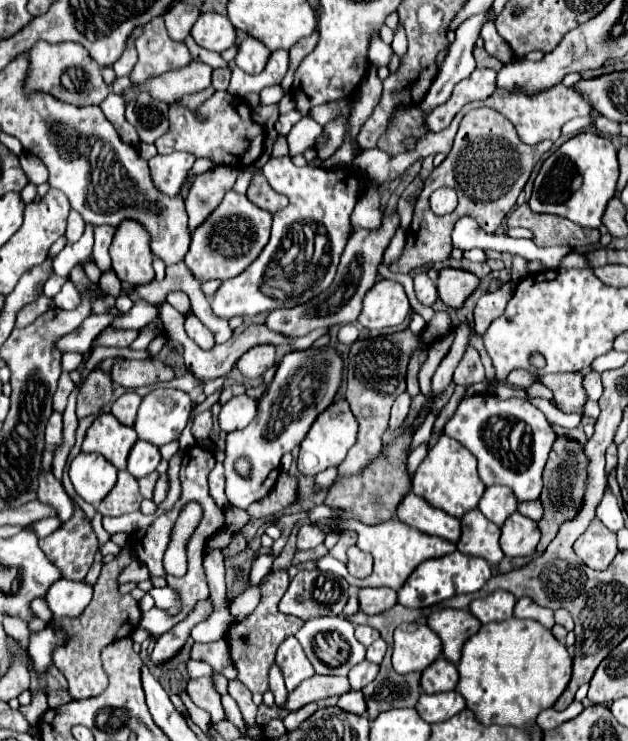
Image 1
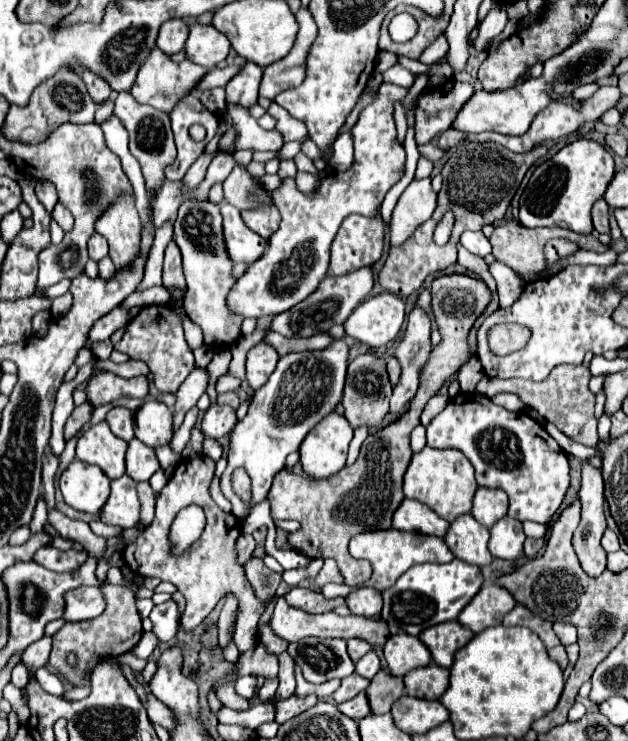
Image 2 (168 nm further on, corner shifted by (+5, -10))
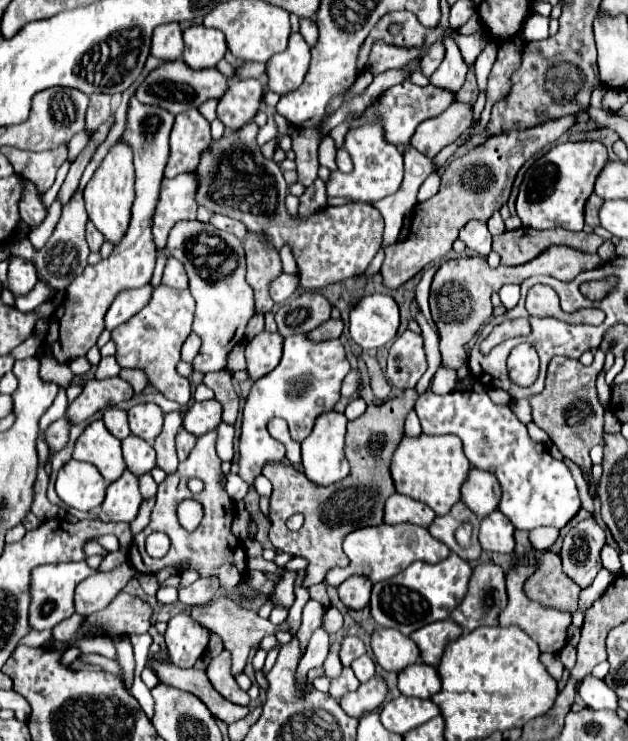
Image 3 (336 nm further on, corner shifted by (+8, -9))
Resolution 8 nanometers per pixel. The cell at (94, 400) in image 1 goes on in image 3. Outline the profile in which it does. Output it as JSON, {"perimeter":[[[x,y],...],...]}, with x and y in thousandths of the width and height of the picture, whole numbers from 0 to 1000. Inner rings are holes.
{"perimeter":[[[100,563],[100,565],[91,565],[88,571],[81,571],[72,582],[72,598],[81,609],[97,609],[107,598],[107,590],[110,590],[110,568]]]}

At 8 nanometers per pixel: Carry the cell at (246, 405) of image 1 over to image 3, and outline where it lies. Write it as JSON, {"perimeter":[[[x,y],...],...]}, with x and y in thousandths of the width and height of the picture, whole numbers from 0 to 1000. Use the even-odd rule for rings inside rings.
{"perimeter":[[[342,538],[307,544],[291,557],[291,579],[298,579],[314,590],[342,579],[349,571],[352,571],[352,547]]]}

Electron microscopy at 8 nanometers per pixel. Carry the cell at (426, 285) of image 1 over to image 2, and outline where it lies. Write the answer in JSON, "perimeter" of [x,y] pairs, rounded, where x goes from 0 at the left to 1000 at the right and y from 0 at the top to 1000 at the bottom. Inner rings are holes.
{"perimeter":[[[659,413],[650,424],[650,440],[643,456],[631,470],[631,483],[640,491],[640,510],[637,518],[627,524],[621,540],[621,556],[637,561],[650,543],[659,537],[666,526],[666,502],[682,486],[688,467],[685,467],[685,426],[675,416]]]}

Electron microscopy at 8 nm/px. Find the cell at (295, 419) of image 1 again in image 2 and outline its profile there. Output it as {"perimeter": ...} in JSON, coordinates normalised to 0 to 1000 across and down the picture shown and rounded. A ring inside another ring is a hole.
{"perimeter":[[[535,459],[516,472],[455,478],[443,486],[443,494],[427,510],[427,516],[404,529],[395,559],[376,572],[366,586],[363,632],[350,645],[354,667],[369,677],[373,696],[389,696],[392,683],[366,659],[369,637],[382,629],[392,632],[395,642],[401,645],[401,677],[417,677],[430,661],[433,645],[452,632],[455,615],[475,610],[487,586],[541,543],[551,494],[554,467],[548,459]]]}

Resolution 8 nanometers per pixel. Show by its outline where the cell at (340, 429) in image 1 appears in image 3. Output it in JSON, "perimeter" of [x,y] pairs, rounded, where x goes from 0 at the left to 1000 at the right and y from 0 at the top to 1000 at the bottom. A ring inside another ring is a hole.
{"perimeter":[[[524,555],[511,557],[502,568],[502,576],[495,587],[479,598],[479,611],[482,611],[482,633],[492,649],[502,655],[527,655],[556,641],[556,625],[546,614],[546,601],[549,601],[549,574],[553,565],[546,557]]]}

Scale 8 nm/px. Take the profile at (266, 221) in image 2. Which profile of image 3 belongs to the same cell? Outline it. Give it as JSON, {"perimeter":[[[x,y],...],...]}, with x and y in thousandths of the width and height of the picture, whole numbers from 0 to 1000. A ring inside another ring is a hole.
{"perimeter":[[[393,314],[393,320],[387,323],[387,333],[393,347],[393,382],[406,393],[409,422],[425,422],[435,417],[428,382],[441,377],[447,366],[447,350],[438,339],[428,339],[422,333],[422,325],[406,314]]]}

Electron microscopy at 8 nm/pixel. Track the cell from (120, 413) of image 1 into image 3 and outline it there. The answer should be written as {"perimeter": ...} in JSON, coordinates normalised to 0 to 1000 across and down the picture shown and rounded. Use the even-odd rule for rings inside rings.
{"perimeter":[[[174,549],[164,557],[164,571],[167,576],[177,582],[177,587],[183,587],[186,592],[199,592],[209,582],[205,582],[205,571],[202,571],[202,557],[183,549]]]}

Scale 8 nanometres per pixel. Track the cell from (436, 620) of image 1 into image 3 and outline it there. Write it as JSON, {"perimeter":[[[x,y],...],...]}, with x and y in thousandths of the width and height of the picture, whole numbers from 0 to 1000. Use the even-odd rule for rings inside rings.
{"perimeter":[[[705,835],[705,838],[686,841],[686,843],[677,843],[664,852],[658,852],[654,862],[664,868],[677,897],[699,900],[699,892],[702,892],[702,884],[705,884],[712,868],[725,865],[734,854],[737,854],[737,849],[728,841],[721,841],[721,835]]]}

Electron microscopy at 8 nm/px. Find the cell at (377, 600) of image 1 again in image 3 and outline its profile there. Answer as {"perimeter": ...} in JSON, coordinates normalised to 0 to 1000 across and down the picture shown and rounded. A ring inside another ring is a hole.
{"perimeter":[[[559,776],[537,792],[537,800],[540,800],[540,808],[549,814],[549,819],[578,822],[588,816],[591,789],[594,787],[588,787],[588,781],[581,781],[578,776]]]}

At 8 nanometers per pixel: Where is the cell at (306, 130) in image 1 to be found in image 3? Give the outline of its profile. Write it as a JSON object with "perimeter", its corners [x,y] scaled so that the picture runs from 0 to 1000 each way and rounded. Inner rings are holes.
{"perimeter":[[[518,185],[508,196],[508,220],[514,225],[521,225],[524,231],[537,231],[537,220],[533,220],[533,209],[537,209],[537,201],[530,196],[530,188],[527,185]]]}

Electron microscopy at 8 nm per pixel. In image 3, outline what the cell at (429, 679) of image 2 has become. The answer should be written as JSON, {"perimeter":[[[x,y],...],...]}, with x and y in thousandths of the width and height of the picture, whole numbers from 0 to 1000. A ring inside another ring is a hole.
{"perimeter":[[[658,895],[635,908],[635,933],[648,941],[683,943],[702,930],[696,903],[677,895]]]}

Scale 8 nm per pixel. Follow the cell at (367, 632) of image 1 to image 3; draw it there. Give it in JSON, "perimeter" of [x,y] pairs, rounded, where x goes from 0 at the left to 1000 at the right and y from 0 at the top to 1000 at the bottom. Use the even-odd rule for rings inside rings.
{"perimeter":[[[549,860],[543,868],[543,895],[546,900],[556,900],[568,887],[581,884],[581,870],[572,860]]]}

